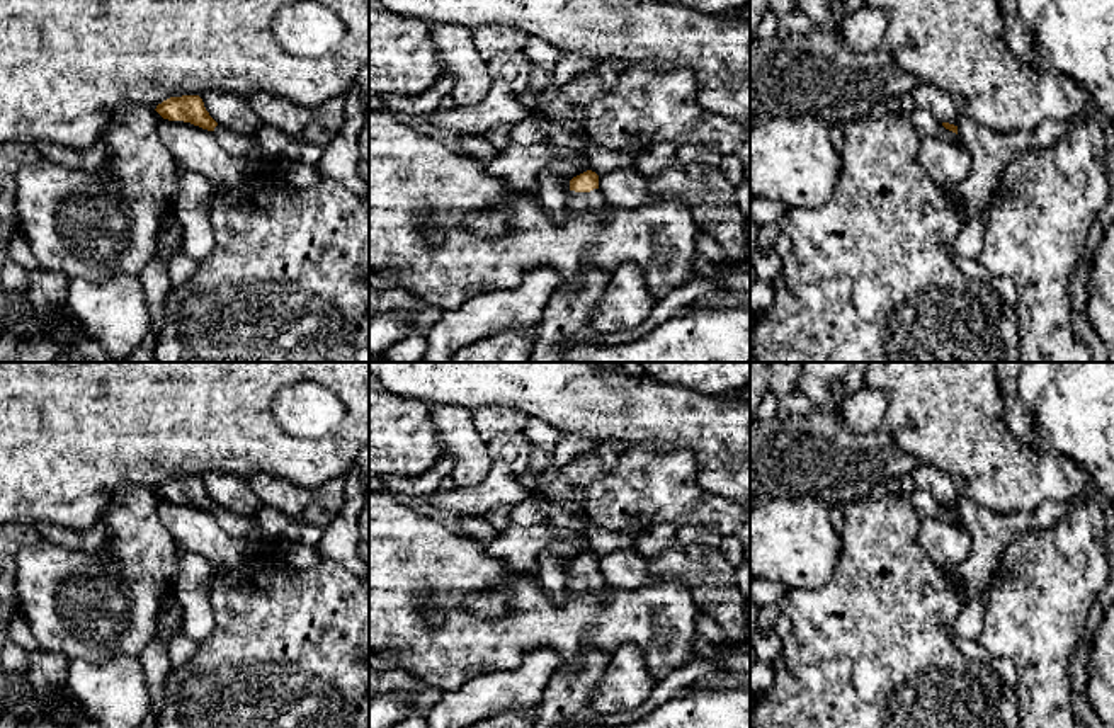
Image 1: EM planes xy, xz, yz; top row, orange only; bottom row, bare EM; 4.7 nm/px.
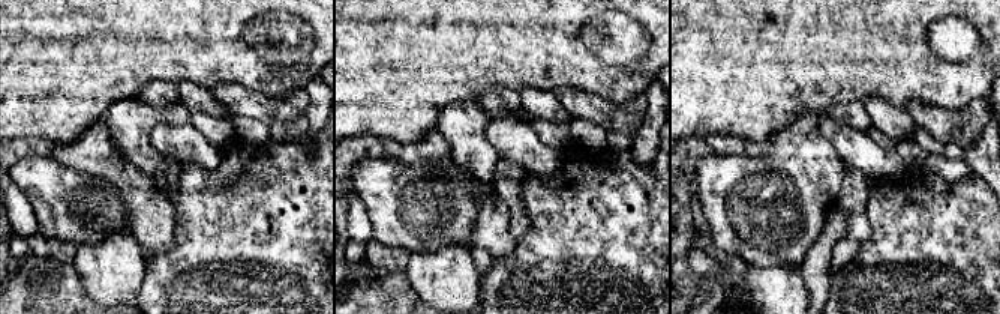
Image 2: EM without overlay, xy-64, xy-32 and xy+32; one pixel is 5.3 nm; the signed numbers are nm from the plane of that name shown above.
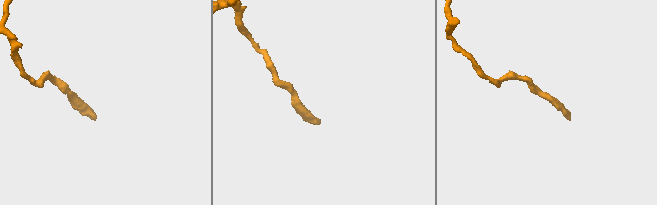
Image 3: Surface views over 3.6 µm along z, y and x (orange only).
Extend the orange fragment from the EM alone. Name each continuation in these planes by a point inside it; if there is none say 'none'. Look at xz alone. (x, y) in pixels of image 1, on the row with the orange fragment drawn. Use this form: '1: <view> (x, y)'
1: xz (580, 203)

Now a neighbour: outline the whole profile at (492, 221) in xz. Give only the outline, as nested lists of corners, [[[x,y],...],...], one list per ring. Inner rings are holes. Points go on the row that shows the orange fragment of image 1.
[[[500,209],[473,213],[466,218],[466,228],[480,236],[497,236],[509,230],[507,218]]]

